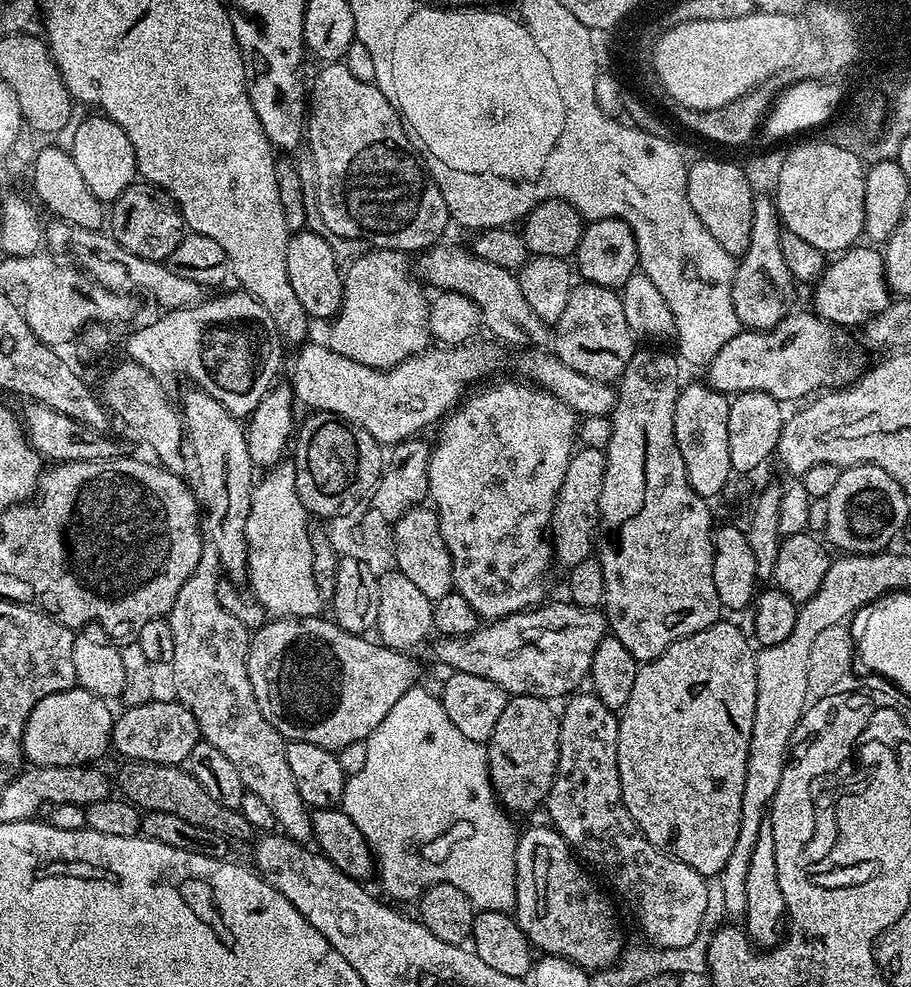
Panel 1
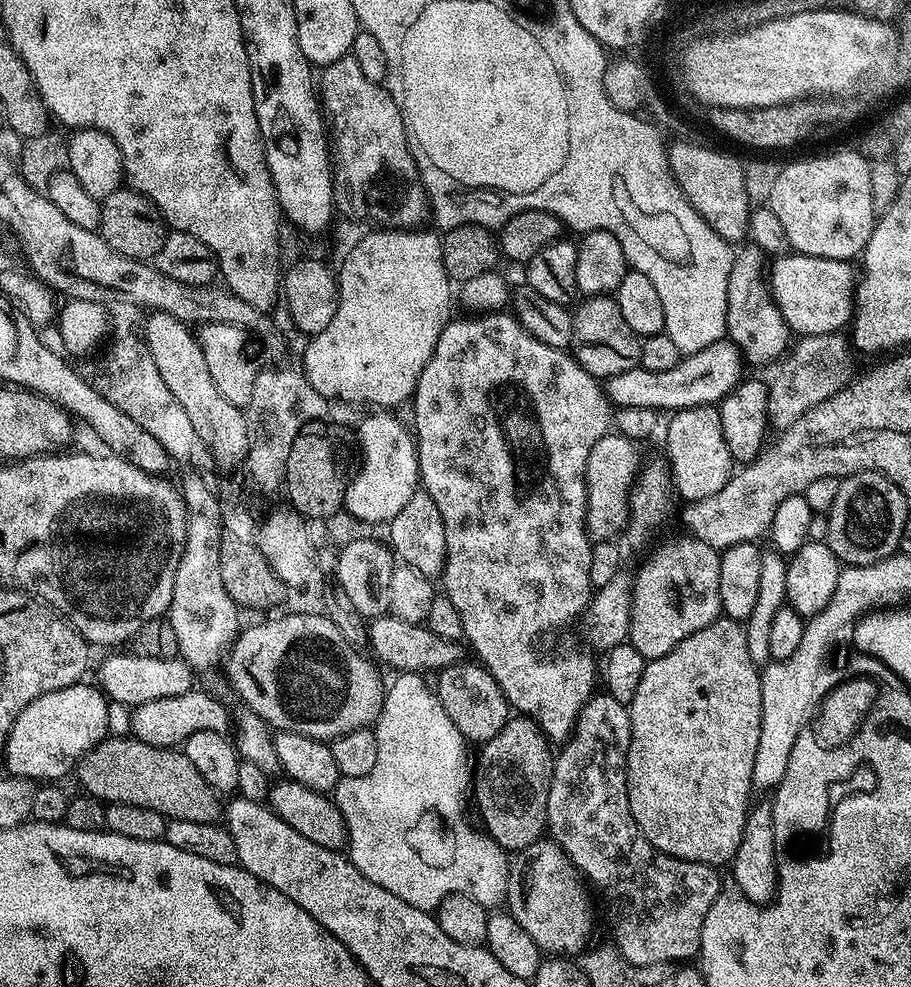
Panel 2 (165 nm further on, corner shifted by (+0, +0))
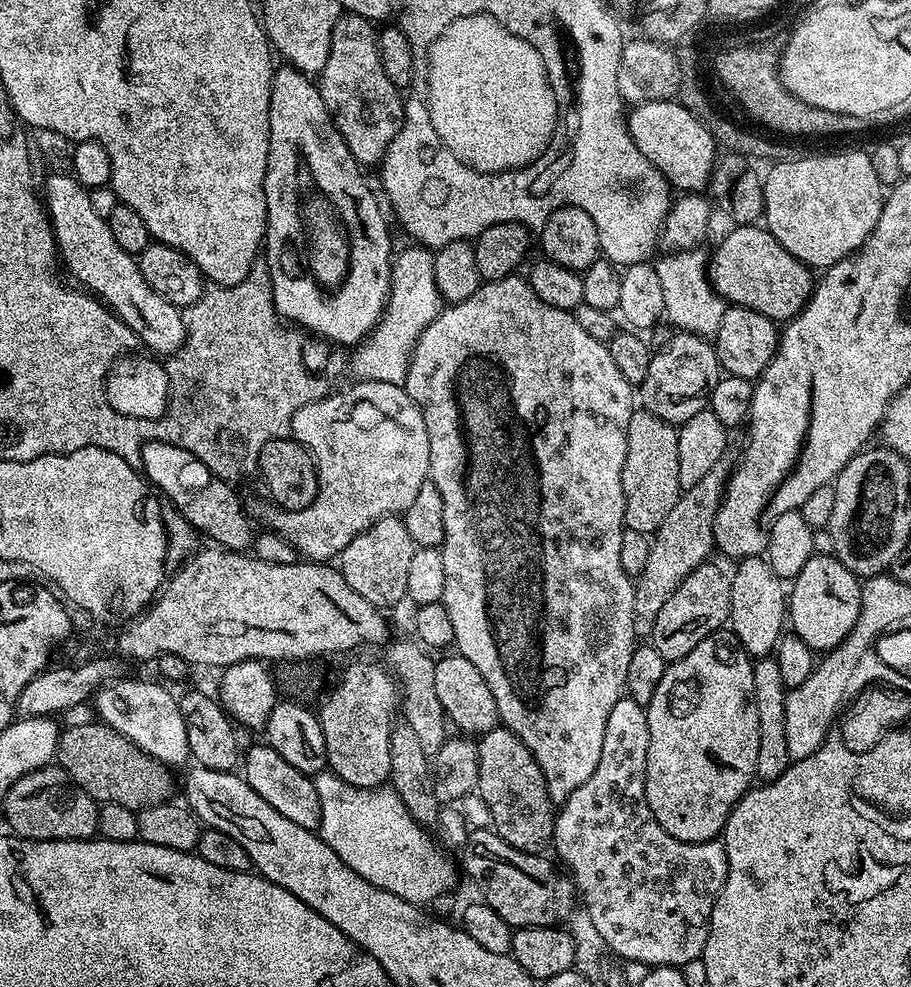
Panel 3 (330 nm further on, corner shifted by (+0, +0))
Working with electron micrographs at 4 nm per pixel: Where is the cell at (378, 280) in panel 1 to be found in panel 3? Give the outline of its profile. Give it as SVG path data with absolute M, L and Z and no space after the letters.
M417 244L397 253L393 259L391 294L384 315L368 337L355 347L352 370L355 379L403 385L412 352L421 334L444 309L444 301L434 282L433 253Z

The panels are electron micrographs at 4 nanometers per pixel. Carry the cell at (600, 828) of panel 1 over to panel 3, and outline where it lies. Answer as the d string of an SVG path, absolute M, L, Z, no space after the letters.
M621 698L618 702L614 702L614 710L610 710L610 718L606 718L606 738L602 738L602 758L598 758L598 766L594 766L594 774L590 774L590 778L586 778L586 782L582 782L582 786L578 786L578 790L574 790L574 794L570 794L570 798L566 798L566 802L559 805L552 822L551 847L556 848L557 854L564 859L563 867L570 873L570 879L578 893L579 903L590 912L591 920L594 921L595 928L602 936L605 949L611 955L613 952L614 955L621 956L621 961L633 960L649 966L685 966L684 964L690 963L691 960L699 961L701 959L706 946L712 911L716 905L718 894L728 877L728 859L723 839L682 842L678 838L666 834L666 830L662 830L662 826L658 826L658 818L654 818L654 814L646 802L646 754L649 746L650 726L645 705L627 698Z

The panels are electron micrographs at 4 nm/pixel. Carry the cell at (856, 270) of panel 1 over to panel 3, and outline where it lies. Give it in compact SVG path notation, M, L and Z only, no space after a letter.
M736 226L731 230L710 256L708 278L713 290L729 305L749 308L777 322L793 320L812 297L814 276L809 265L787 252L767 227Z

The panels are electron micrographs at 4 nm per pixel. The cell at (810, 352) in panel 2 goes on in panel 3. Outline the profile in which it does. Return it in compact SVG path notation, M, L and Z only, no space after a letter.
M735 451L724 452L722 458L718 458L718 462L714 462L712 469L706 473L706 478L683 489L674 510L666 514L666 522L662 522L662 526L651 537L652 553L650 558L646 558L646 570L642 570L642 574L634 580L634 630L637 637L651 637L654 622L662 606L666 606L666 598L670 598L680 583L714 552L712 522L718 514L720 503L724 501L728 477L732 475L737 459Z

